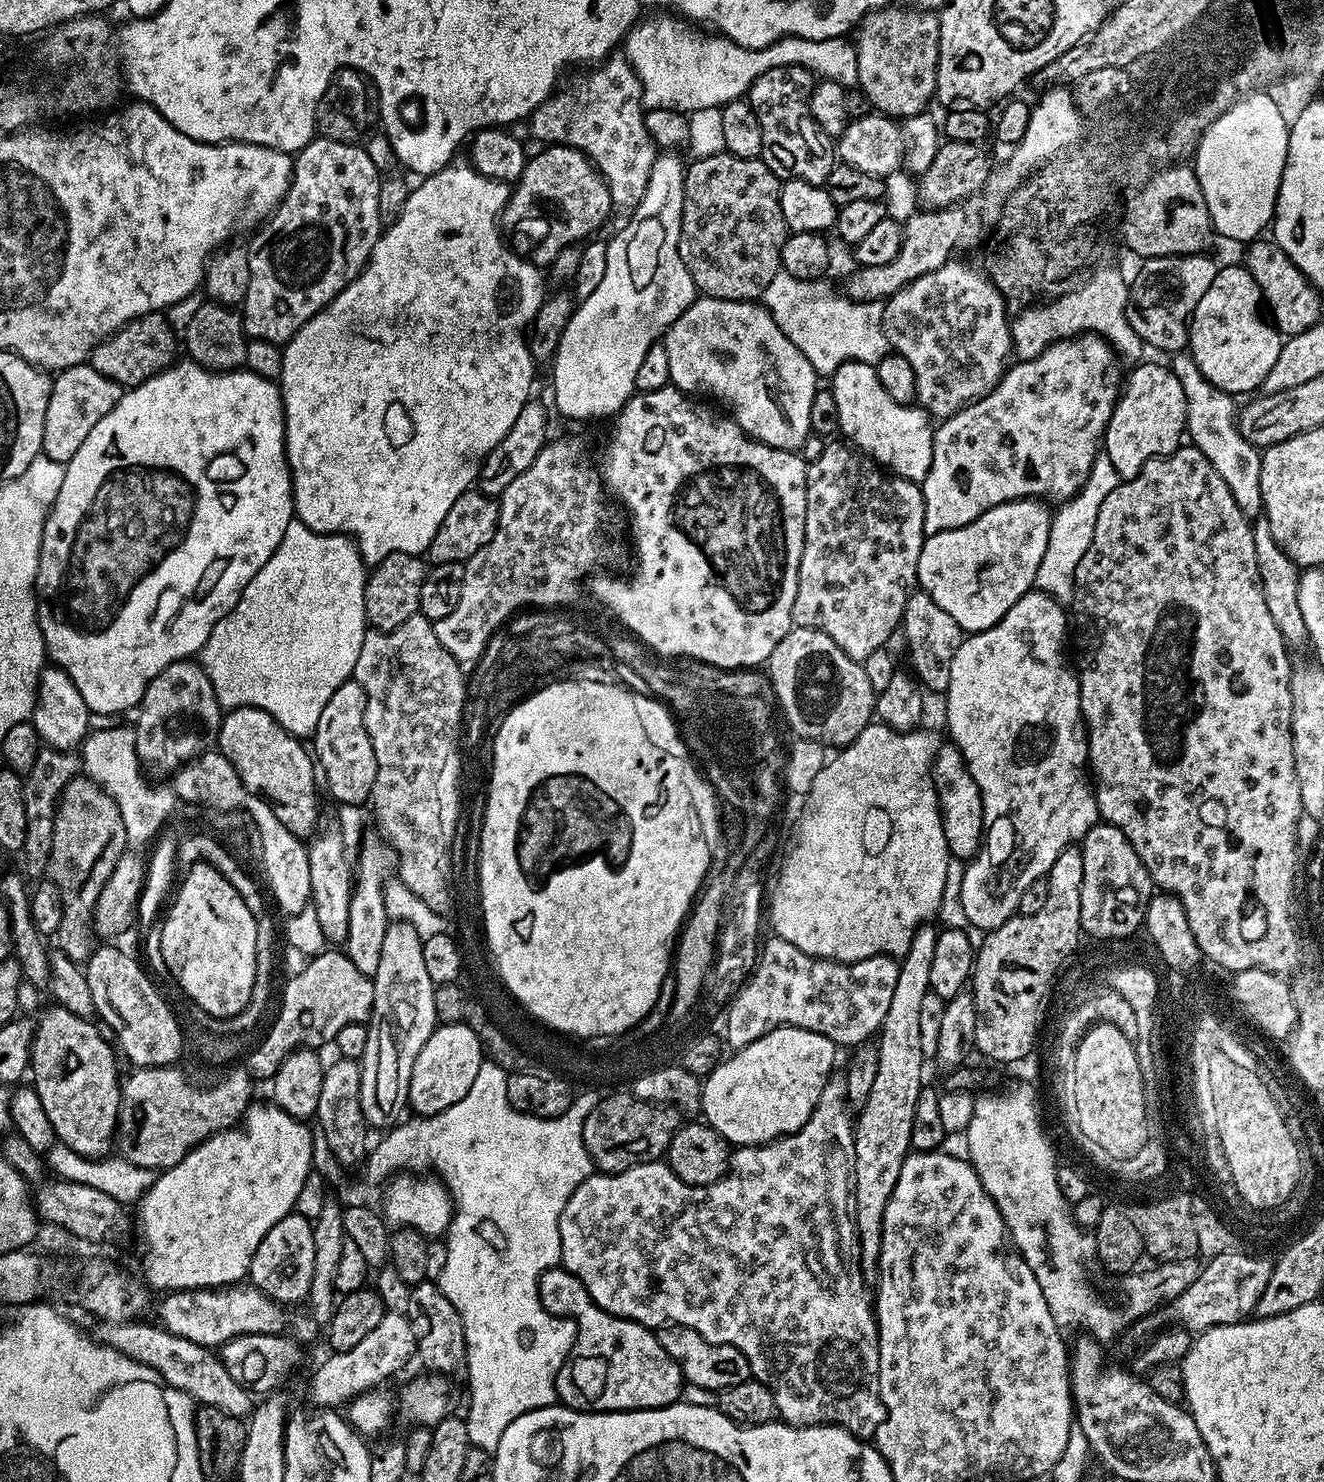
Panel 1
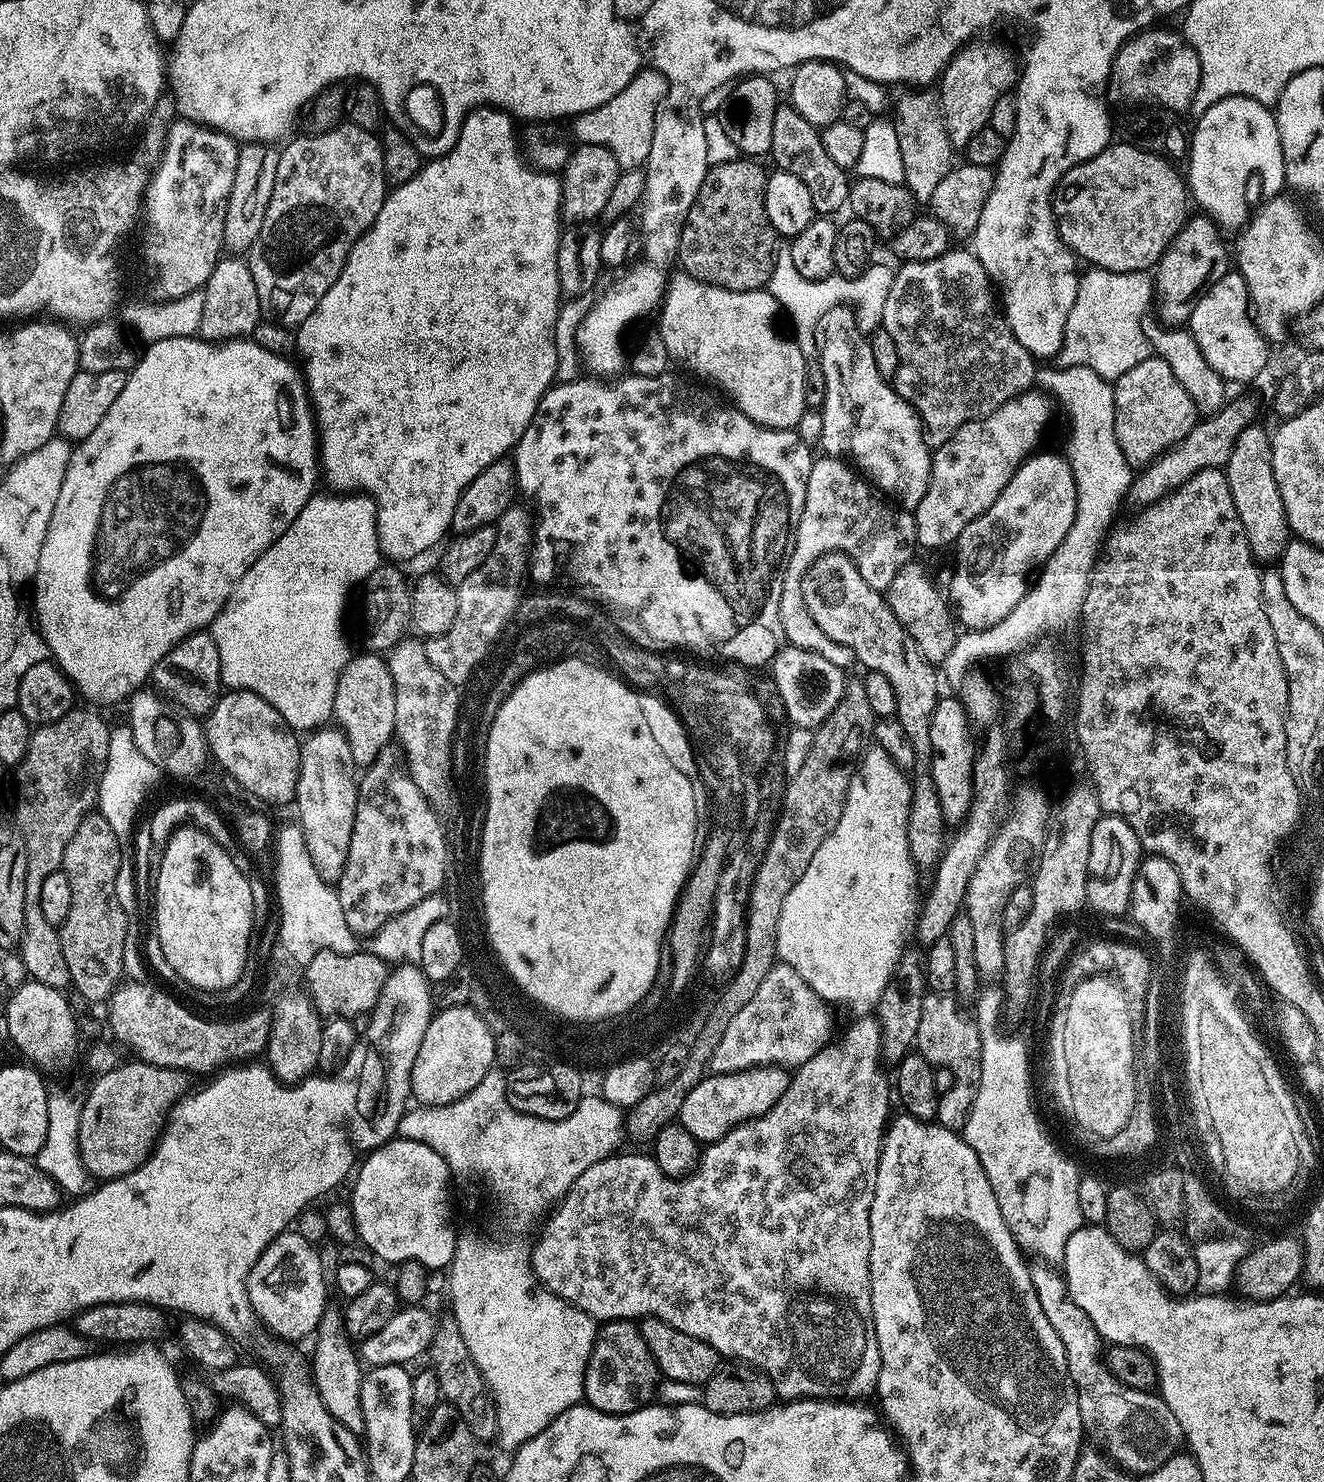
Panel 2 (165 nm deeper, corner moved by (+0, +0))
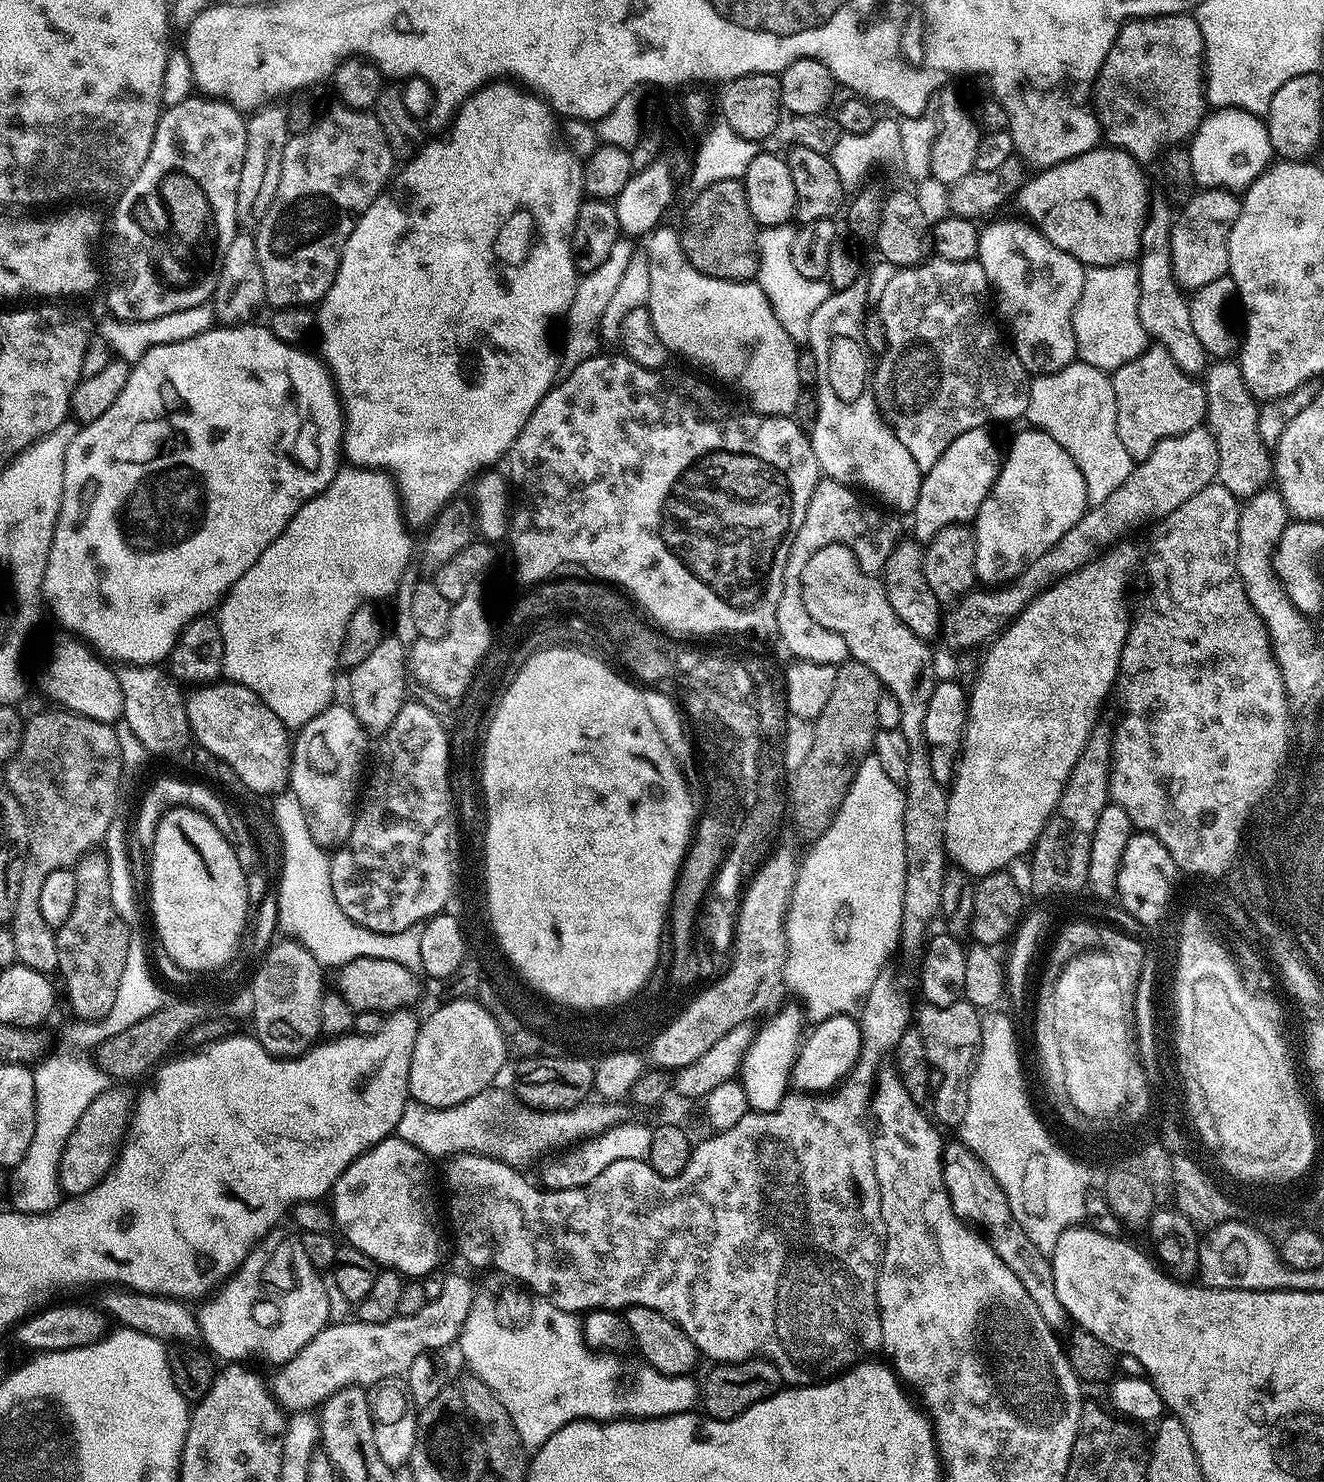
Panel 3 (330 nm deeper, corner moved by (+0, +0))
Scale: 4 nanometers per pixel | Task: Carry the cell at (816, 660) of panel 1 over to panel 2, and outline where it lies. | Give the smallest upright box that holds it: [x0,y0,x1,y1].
[770,646,845,728]

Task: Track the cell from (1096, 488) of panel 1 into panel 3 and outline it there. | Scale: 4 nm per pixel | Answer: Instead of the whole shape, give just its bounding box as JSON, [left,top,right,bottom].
[1026,362,1134,505]

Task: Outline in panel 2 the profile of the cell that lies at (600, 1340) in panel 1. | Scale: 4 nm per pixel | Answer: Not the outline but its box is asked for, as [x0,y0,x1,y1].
[584,1320,662,1416]

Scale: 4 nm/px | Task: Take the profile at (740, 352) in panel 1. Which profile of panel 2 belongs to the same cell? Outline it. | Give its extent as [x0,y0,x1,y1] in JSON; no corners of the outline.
[658,274,806,429]

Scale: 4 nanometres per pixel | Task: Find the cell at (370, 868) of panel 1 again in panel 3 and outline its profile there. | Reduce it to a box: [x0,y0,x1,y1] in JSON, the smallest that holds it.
[330,699,450,935]

